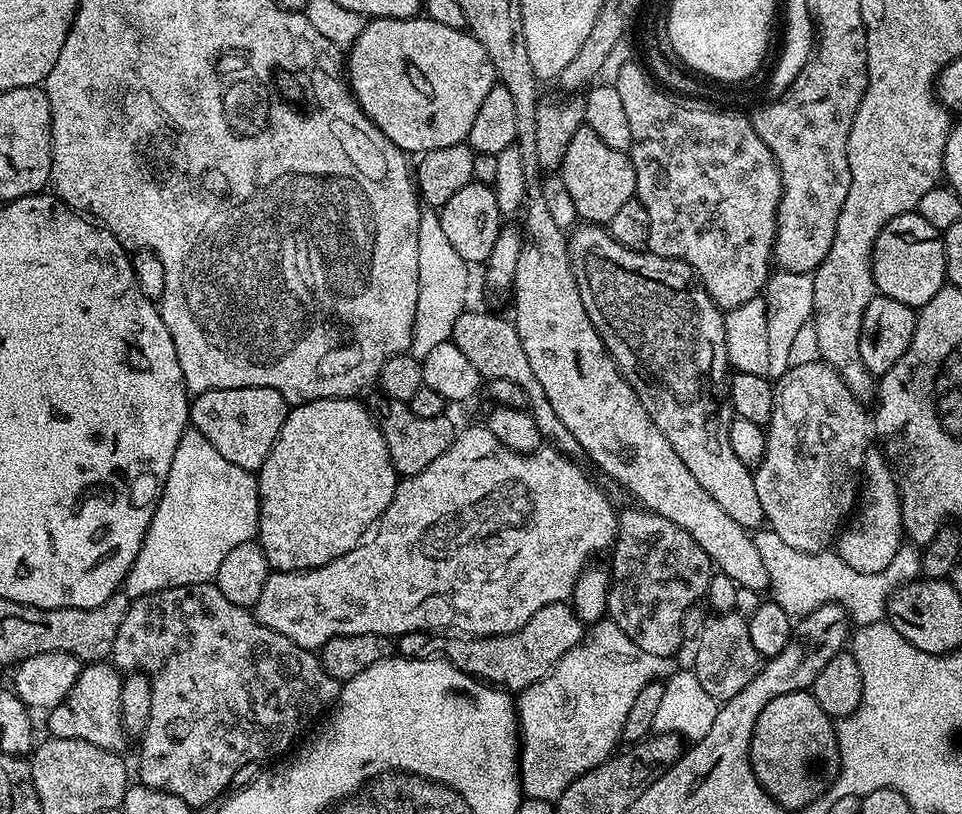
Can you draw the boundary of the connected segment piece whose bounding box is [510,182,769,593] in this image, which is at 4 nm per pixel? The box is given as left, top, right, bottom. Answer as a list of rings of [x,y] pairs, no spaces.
[[[536,182],[528,185],[528,199],[523,209],[524,228],[520,241],[518,266],[514,270],[514,282],[511,295],[516,295],[516,316],[514,323],[518,330],[518,338],[522,338],[522,350],[526,350],[526,358],[530,358],[530,367],[538,382],[542,382],[542,390],[546,390],[546,398],[550,398],[550,406],[554,406],[554,414],[562,418],[562,426],[574,434],[581,453],[589,456],[606,475],[617,480],[630,495],[633,501],[639,502],[650,512],[656,512],[662,518],[670,518],[706,554],[712,559],[713,565],[724,572],[738,586],[749,587],[763,593],[769,587],[766,567],[758,554],[758,547],[752,541],[753,533],[749,529],[738,526],[718,502],[695,480],[694,474],[686,470],[686,462],[678,458],[674,446],[666,442],[666,434],[654,426],[654,418],[646,414],[646,406],[634,394],[634,390],[626,382],[624,375],[612,360],[612,355],[606,350],[598,330],[590,322],[586,314],[586,306],[582,306],[582,294],[578,294],[578,282],[572,273],[568,261],[568,236],[563,232],[561,221],[550,218],[550,210],[546,210],[546,202],[540,196],[541,185]]]

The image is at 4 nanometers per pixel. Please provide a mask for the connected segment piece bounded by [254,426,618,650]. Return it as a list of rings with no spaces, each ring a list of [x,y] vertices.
[[[487,426],[468,428],[457,431],[454,442],[426,470],[413,476],[403,477],[394,490],[394,498],[390,506],[381,514],[376,522],[362,534],[358,546],[342,558],[334,558],[334,562],[326,562],[326,566],[311,568],[305,572],[269,571],[266,586],[258,598],[254,609],[256,620],[262,626],[290,638],[298,646],[309,650],[323,649],[324,643],[330,638],[339,636],[357,636],[358,634],[378,634],[399,638],[408,632],[430,632],[433,634],[463,634],[465,636],[505,636],[517,632],[542,606],[563,604],[571,597],[578,578],[589,567],[591,556],[599,552],[607,553],[616,543],[618,535],[618,508],[612,505],[612,500],[576,465],[573,457],[566,456],[551,446],[541,446],[537,452],[515,452],[506,450],[494,434],[490,434]]]

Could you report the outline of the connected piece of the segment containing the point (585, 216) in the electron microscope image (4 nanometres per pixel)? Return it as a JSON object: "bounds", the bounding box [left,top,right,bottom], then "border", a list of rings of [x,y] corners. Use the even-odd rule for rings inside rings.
{"bounds":[558,126,636,225],"border":[[[586,126],[579,128],[574,138],[570,138],[570,146],[566,146],[566,158],[562,158],[558,175],[562,182],[566,182],[566,190],[570,194],[570,199],[574,201],[577,217],[590,224],[607,225],[614,218],[614,214],[618,214],[618,209],[623,203],[632,200],[636,194],[636,175],[631,155],[606,146],[606,142],[602,142],[602,138],[598,138],[598,134],[594,134],[594,130]]]}

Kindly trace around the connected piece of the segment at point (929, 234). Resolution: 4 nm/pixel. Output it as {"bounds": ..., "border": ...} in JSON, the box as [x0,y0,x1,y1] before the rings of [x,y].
{"bounds":[872,212,946,310],"border":[[[903,212],[898,218],[886,222],[882,234],[874,242],[872,251],[872,277],[876,283],[876,291],[879,295],[889,296],[898,302],[906,302],[911,308],[919,310],[934,294],[938,294],[940,288],[945,287],[946,273],[944,270],[944,241],[941,229],[930,226],[926,218],[915,212]]]}

